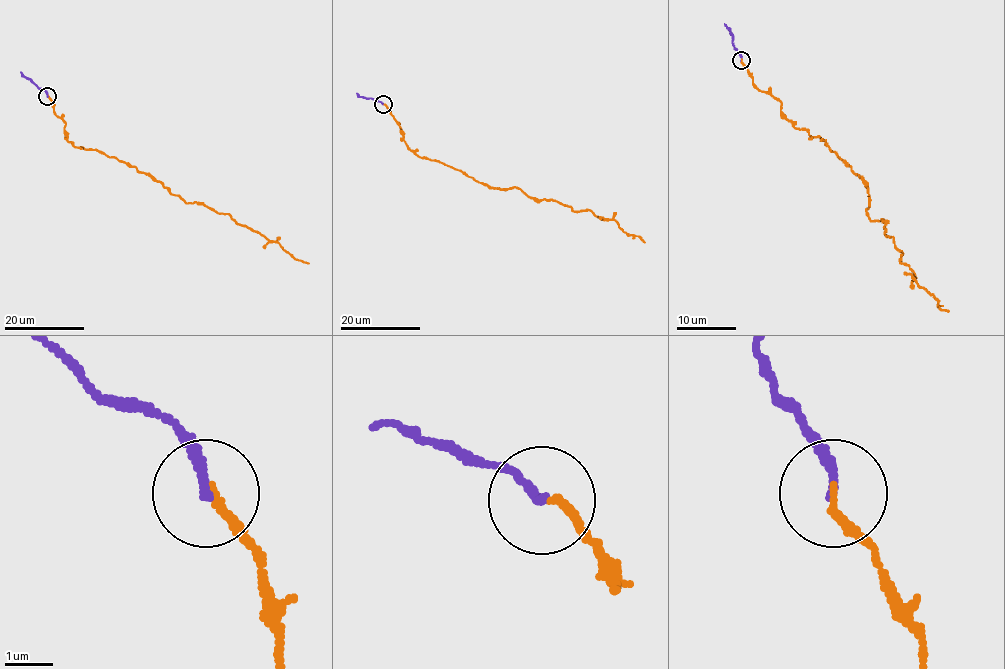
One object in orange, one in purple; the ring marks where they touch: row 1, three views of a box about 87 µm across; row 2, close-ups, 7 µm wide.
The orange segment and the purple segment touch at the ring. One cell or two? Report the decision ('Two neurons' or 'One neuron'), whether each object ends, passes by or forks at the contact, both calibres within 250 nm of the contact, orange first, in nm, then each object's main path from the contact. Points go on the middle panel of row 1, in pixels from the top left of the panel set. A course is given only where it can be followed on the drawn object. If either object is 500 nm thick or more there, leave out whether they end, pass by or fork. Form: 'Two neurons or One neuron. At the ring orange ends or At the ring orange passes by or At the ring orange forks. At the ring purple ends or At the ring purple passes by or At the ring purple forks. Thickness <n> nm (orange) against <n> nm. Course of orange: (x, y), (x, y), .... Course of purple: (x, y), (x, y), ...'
One neuron. At the ring orange ends. At the ring purple ends. Thickness 170 nm (orange) against 200 nm. Course of orange: (384, 104), (407, 147), (420, 157), (501, 190), (515, 187), (574, 211), (589, 210), (644, 242). Course of purple: (383, 104), (356, 93)

